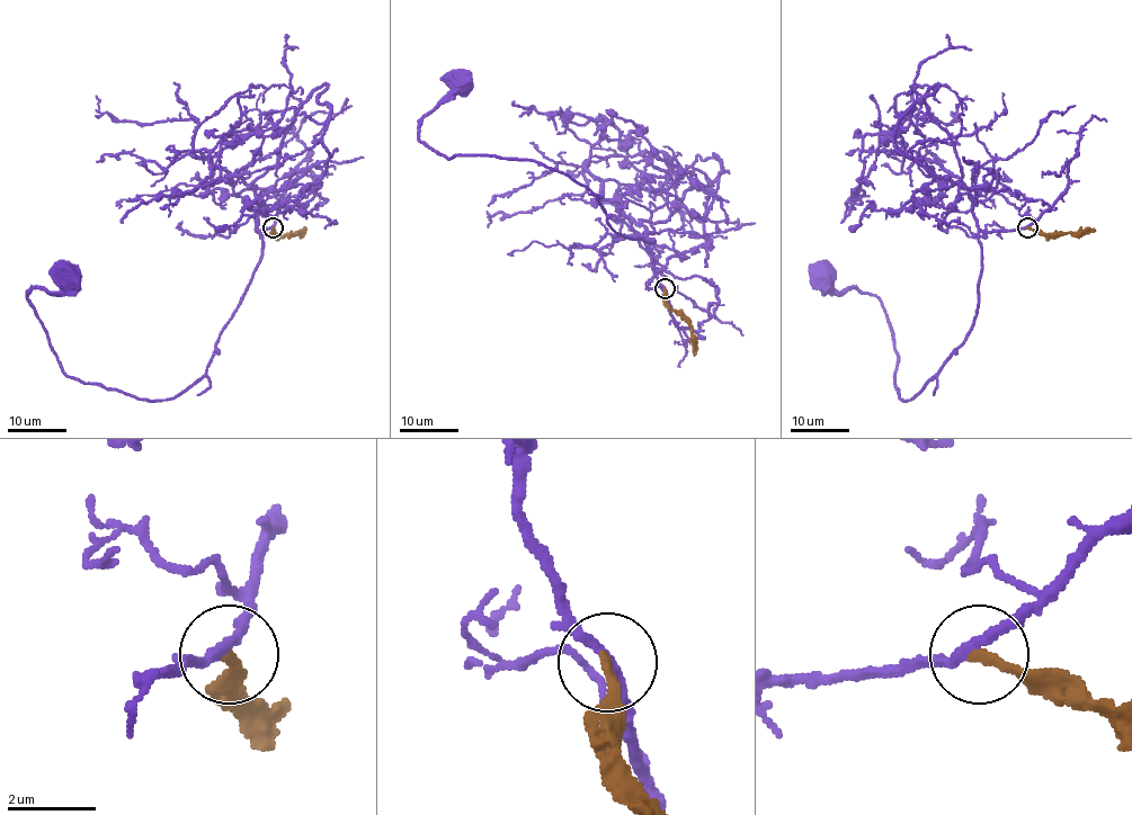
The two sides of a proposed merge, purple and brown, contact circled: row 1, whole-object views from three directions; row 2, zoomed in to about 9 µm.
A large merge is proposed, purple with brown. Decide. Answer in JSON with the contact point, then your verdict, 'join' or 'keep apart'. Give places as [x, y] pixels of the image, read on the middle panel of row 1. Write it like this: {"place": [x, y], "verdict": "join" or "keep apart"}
{"place": [665, 288], "verdict": "keep apart"}

